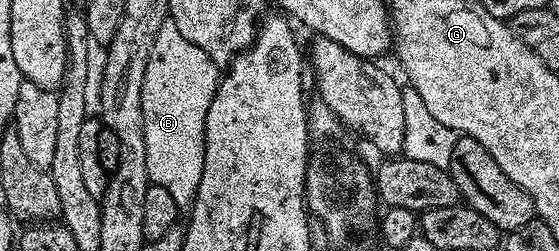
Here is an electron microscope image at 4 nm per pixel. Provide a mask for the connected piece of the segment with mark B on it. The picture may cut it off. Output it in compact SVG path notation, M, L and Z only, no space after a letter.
M171 18L162 22L162 30L150 46L146 78L142 78L142 122L146 134L146 170L149 181L174 198L177 209L191 209L196 200L198 182L204 165L204 127L206 114L213 111L216 87L222 84L222 72L190 38L182 38Z

